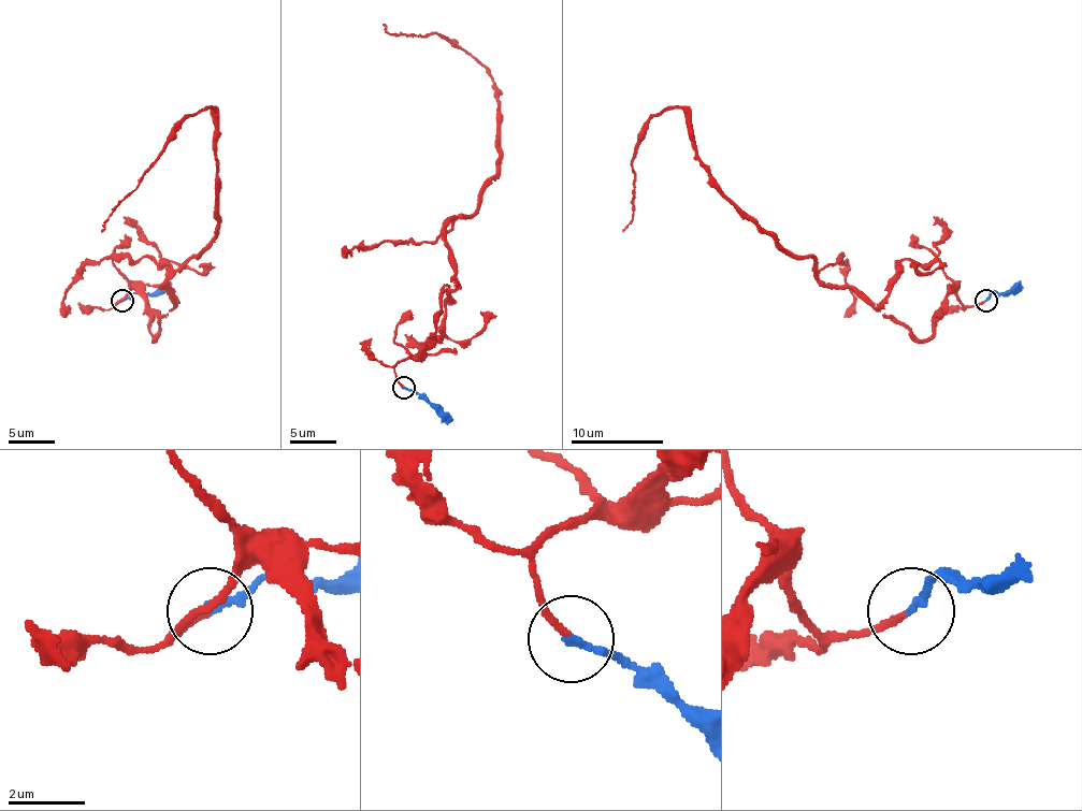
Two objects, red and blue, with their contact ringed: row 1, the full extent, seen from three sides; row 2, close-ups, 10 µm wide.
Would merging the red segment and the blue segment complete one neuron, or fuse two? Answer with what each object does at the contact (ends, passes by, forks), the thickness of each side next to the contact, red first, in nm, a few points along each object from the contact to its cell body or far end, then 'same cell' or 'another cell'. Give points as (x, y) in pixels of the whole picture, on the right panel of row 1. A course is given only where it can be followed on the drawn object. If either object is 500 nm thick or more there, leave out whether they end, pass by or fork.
red ends; blue ends; calibres 160 and 200 nm; course red (984, 300), (954, 288), (918, 338), (825, 286), (722, 192), (678, 106), (637, 144), (623, 231); course blue (986, 300), (993, 293), (1009, 293), (1019, 284); same cell

